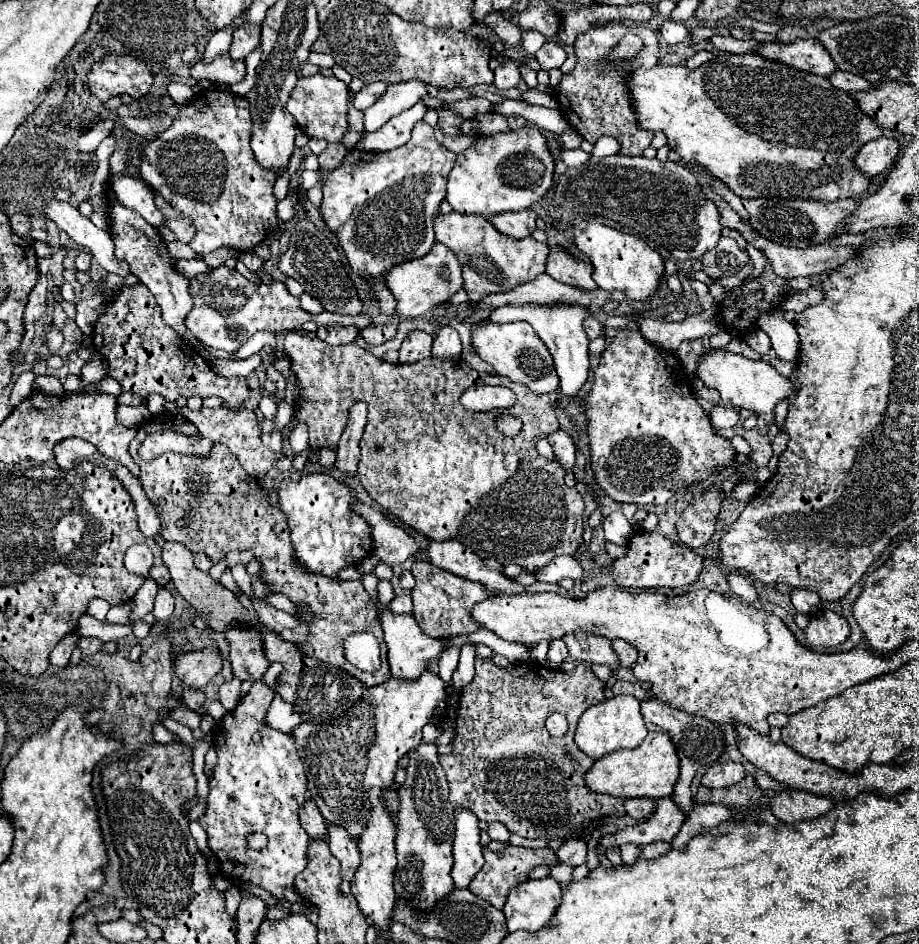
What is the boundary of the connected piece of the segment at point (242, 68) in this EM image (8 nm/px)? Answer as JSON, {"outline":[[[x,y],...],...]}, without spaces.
{"outline":[[[228,53],[218,55],[210,65],[206,65],[204,61],[198,61],[192,67],[194,79],[208,79],[208,81],[226,83],[226,85],[238,83],[244,77],[244,73],[246,73],[246,63],[232,59]]]}

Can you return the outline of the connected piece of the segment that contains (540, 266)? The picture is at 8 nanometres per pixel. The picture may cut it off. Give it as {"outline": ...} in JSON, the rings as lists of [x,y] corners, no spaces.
{"outline":[[[456,211],[438,215],[434,221],[434,231],[436,239],[458,255],[462,266],[463,287],[472,303],[480,301],[484,295],[512,291],[518,285],[532,281],[534,277],[544,273],[544,263],[548,257],[546,243],[538,243],[532,237],[518,241],[506,237],[480,215],[462,215]]]}

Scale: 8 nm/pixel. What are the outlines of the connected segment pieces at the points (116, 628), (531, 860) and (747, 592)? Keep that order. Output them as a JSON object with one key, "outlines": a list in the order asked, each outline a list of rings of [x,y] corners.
{"outlines":[[[[82,615],[78,619],[76,625],[76,633],[80,637],[96,637],[96,639],[120,639],[132,633],[130,623],[126,625],[110,625],[110,623],[102,623],[90,615]]],[[[510,845],[508,849],[498,851],[498,853],[494,853],[494,851],[490,851],[490,849],[486,847],[486,849],[484,849],[484,861],[486,861],[484,867],[476,873],[476,879],[472,879],[472,883],[470,883],[468,889],[470,889],[476,897],[480,897],[480,899],[492,903],[496,909],[502,909],[502,907],[504,907],[508,891],[510,891],[516,883],[526,881],[526,879],[528,879],[528,873],[530,873],[534,867],[560,863],[560,859],[556,857],[556,851],[550,849],[550,847],[544,847],[544,849],[526,849],[526,847],[514,847],[514,845]]],[[[732,573],[732,575],[728,575],[728,585],[730,585],[730,589],[740,599],[744,599],[748,603],[754,603],[756,601],[756,589],[754,589],[754,585],[752,585],[752,581],[748,577],[742,577],[742,575]]]]}

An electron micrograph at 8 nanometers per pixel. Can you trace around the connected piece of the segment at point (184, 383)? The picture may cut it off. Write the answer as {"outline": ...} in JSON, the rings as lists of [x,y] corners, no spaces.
{"outline":[[[142,283],[124,285],[116,291],[114,299],[104,305],[100,317],[94,323],[92,341],[96,345],[96,351],[108,361],[108,375],[114,377],[122,385],[124,391],[136,393],[144,399],[154,393],[162,395],[166,401],[176,401],[180,397],[188,399],[188,397],[196,397],[196,395],[206,399],[206,397],[216,395],[222,399],[222,407],[230,409],[230,411],[238,411],[244,405],[244,401],[250,399],[250,387],[246,383],[246,377],[222,377],[222,375],[214,373],[210,363],[198,351],[188,347],[168,325],[164,325],[158,303],[152,299],[152,293]]]}

